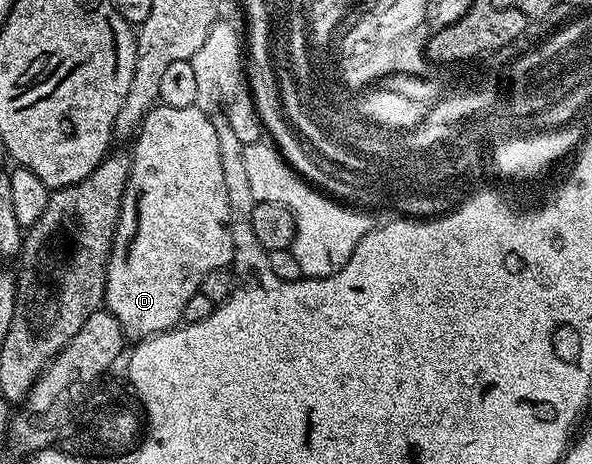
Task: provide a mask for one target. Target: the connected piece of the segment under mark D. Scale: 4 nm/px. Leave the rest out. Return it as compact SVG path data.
M157 104L146 112L133 138L134 153L132 152L130 165L130 180L126 183L126 190L122 196L122 216L118 218L118 227L114 235L114 246L110 249L110 258L106 260L106 295L104 308L107 313L117 319L127 338L141 339L153 337L156 333L163 333L175 328L182 321L184 307L188 299L196 295L202 288L204 275L208 271L227 268L234 260L234 244L230 230L230 208L228 207L228 187L224 187L224 170L220 168L220 143L216 143L216 131L210 122L210 113L199 109L197 105L188 107L168 107Z

